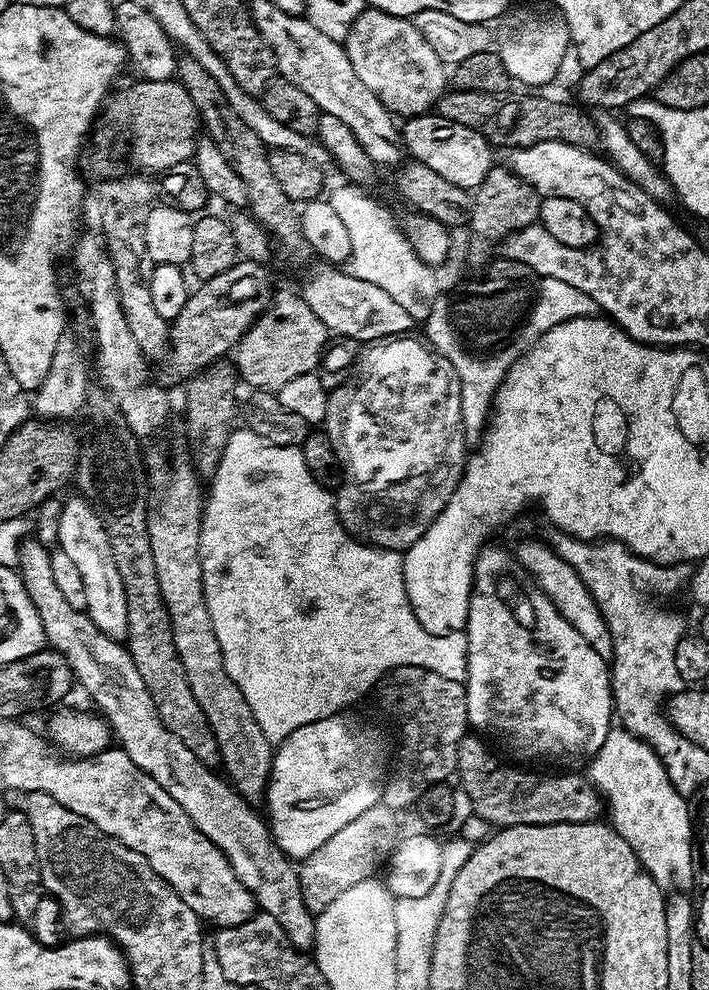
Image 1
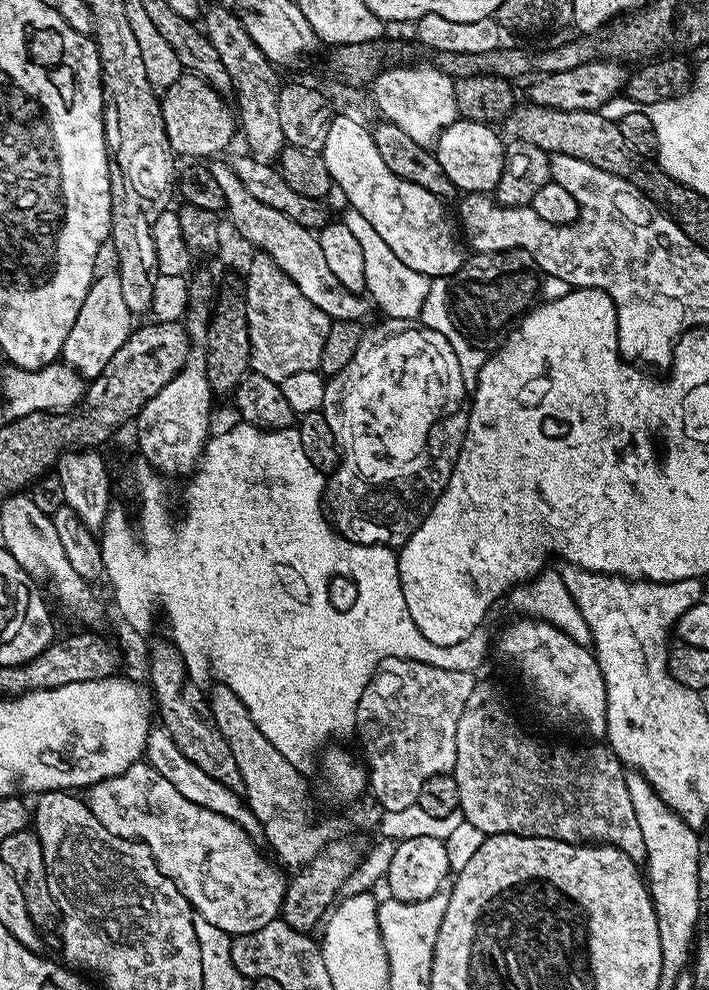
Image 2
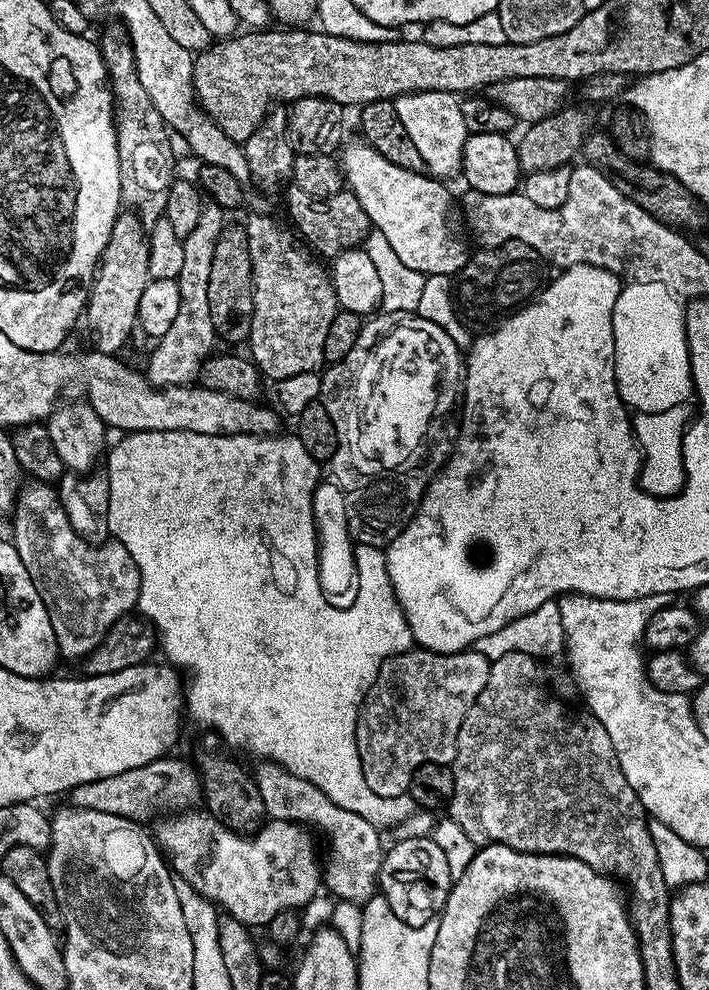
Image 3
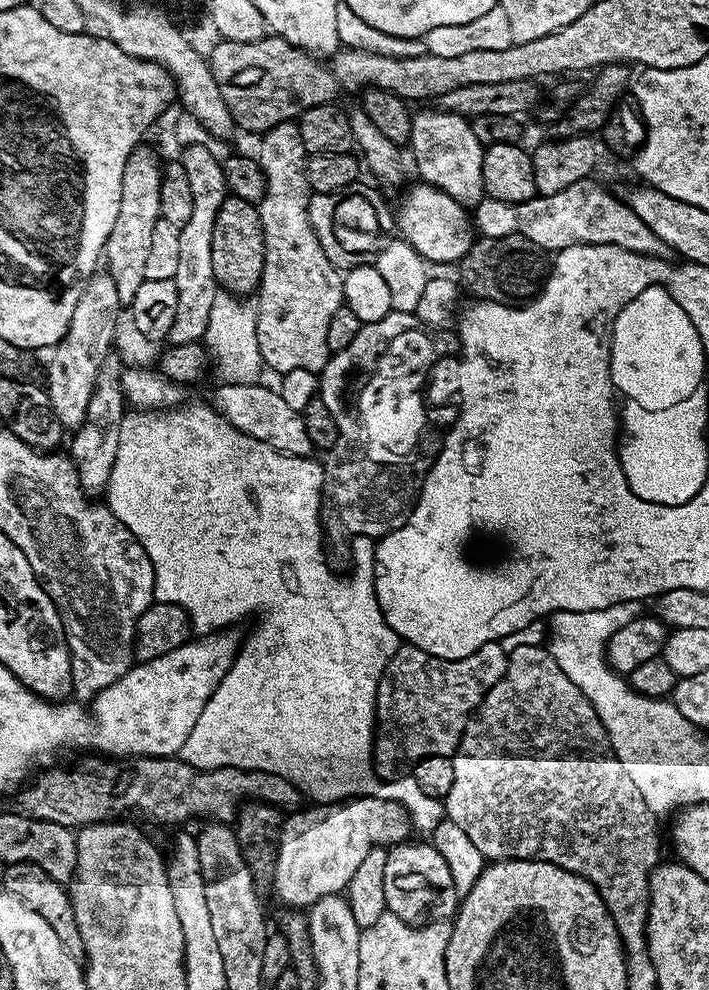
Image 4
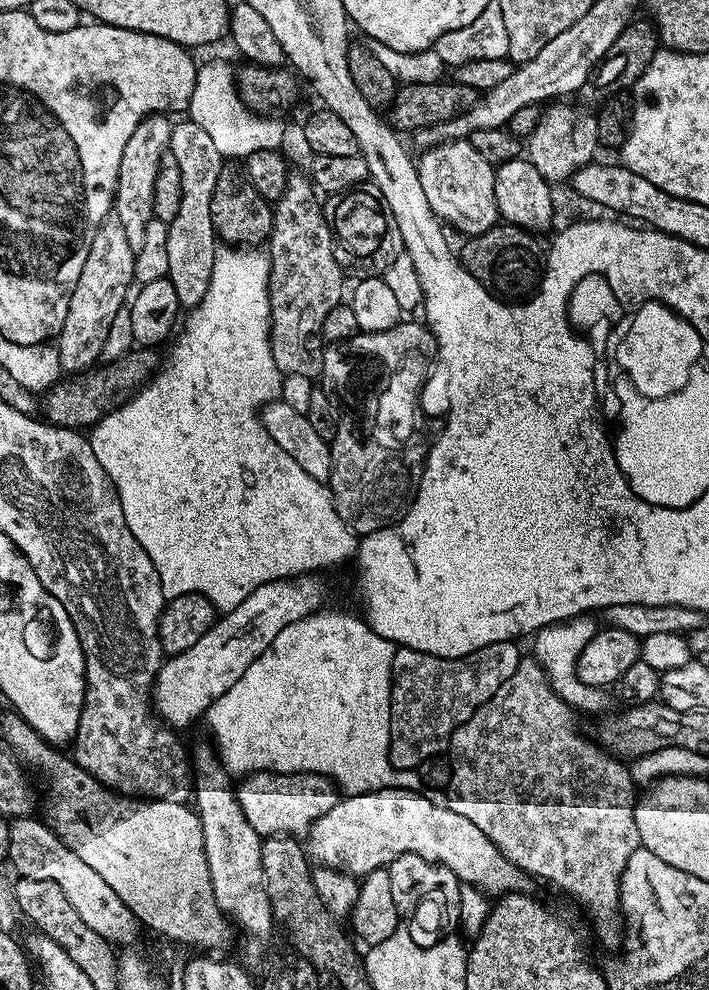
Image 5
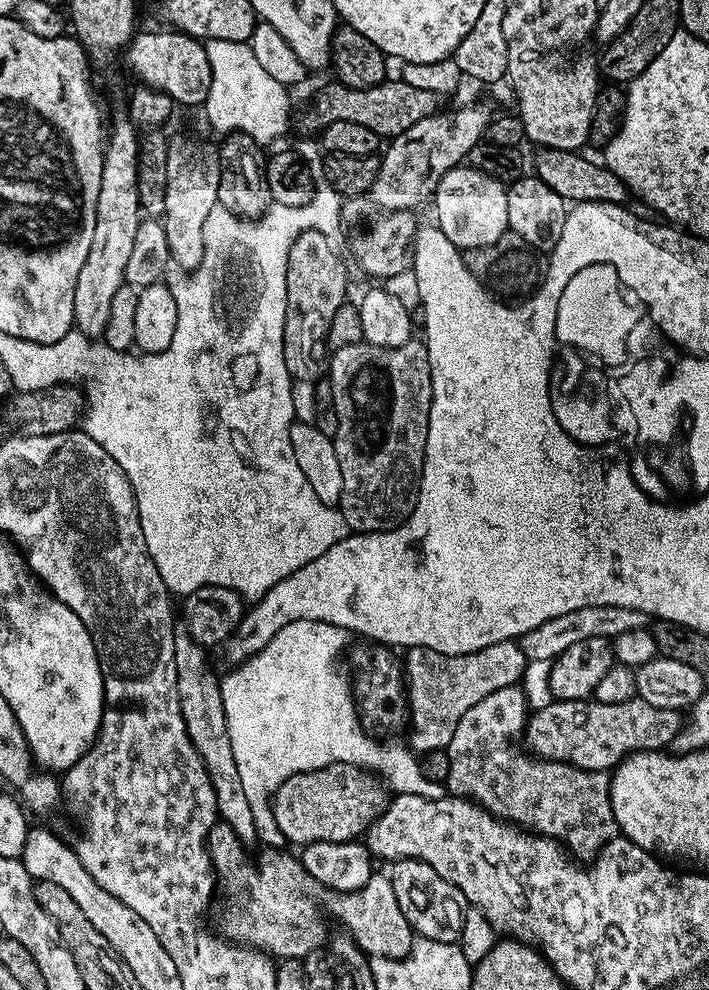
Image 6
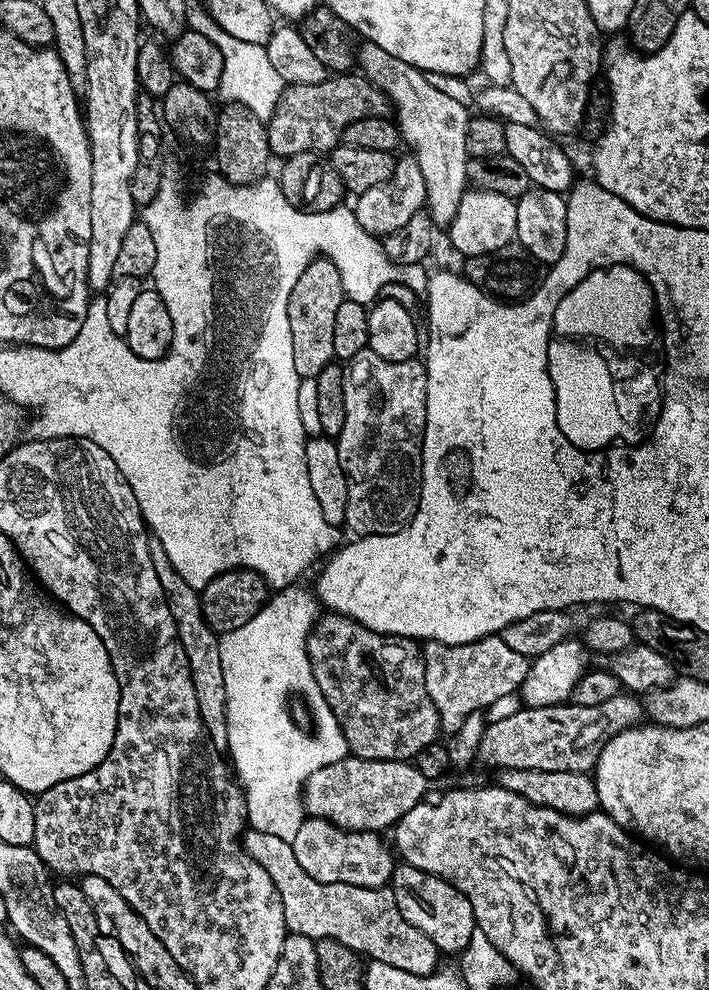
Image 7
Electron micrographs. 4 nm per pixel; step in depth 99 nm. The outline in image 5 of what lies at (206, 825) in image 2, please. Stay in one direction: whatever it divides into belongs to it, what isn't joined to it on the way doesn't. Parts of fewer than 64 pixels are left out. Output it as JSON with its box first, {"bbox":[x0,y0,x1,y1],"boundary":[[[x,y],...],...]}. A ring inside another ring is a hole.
{"bbox":[307,788,530,898],"boundary":[[[402,788],[345,795],[308,829],[307,855],[317,865],[343,869],[357,878],[392,864],[400,856],[421,856],[449,868],[461,885],[472,884],[492,898],[527,889],[530,880],[523,869],[504,857],[474,822],[454,814],[443,803],[431,804],[426,797]]]}

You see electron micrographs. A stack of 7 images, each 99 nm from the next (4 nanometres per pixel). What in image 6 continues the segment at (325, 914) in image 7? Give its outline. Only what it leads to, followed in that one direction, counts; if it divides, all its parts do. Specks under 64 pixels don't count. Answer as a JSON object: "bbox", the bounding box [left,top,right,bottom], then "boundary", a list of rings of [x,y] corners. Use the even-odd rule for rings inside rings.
{"bbox":[206,822,412,962],"boundary":[[[223,822],[212,827],[206,843],[215,871],[224,875],[224,888],[228,891],[223,939],[266,952],[280,962],[303,961],[311,951],[325,947],[324,912],[329,912],[369,958],[381,956],[401,960],[412,949],[412,927],[398,906],[398,894],[394,894],[394,886],[387,875],[373,874],[366,886],[353,892],[333,892],[319,884],[297,857],[295,860],[290,853],[279,852],[276,848],[261,854],[256,875],[240,868],[241,845],[235,832]]]}

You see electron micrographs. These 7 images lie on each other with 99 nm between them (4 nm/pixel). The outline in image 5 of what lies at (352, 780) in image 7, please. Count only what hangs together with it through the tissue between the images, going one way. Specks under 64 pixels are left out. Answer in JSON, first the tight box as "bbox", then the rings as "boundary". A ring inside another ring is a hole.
{"bbox":[235,772,338,838],"boundary":[[[253,772],[245,775],[241,780],[244,781],[241,784],[239,781],[238,787],[235,789],[236,798],[240,802],[240,809],[246,822],[250,822],[250,826],[254,826],[254,830],[261,838],[299,837],[301,834],[307,833],[308,829],[312,827],[312,823],[318,818],[322,818],[322,814],[326,814],[326,810],[333,808],[338,801],[337,785],[329,777],[319,776],[317,772]]]}

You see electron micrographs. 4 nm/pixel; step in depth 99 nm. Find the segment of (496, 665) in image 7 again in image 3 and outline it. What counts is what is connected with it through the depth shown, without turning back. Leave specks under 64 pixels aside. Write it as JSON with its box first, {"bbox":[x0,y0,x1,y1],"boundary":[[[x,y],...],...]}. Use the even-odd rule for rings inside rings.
{"bbox":[356,650,492,798],"boundary":[[[409,650],[406,652],[399,652],[396,656],[391,656],[388,660],[382,662],[382,666],[378,670],[378,678],[374,678],[374,682],[366,694],[364,705],[360,707],[360,717],[356,723],[356,745],[358,746],[358,758],[360,759],[360,765],[362,766],[362,774],[366,778],[366,784],[370,789],[374,790],[374,793],[380,794],[382,798],[394,798],[408,792],[408,787],[412,781],[412,772],[418,766],[422,766],[423,764],[451,765],[452,761],[456,758],[458,730],[462,726],[462,722],[466,718],[470,706],[474,706],[478,694],[482,694],[482,690],[490,678],[491,669],[492,661],[487,660],[481,652],[475,650],[465,650],[463,652]]]}

